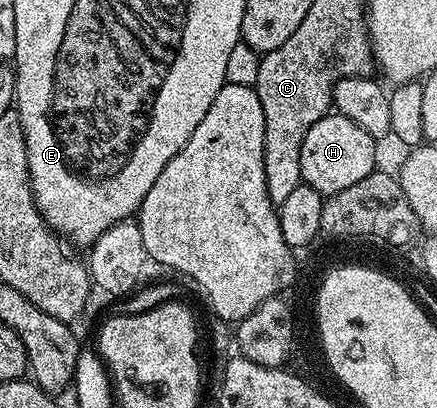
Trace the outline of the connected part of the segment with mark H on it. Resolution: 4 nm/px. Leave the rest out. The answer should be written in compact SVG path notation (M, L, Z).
M338 114L323 116L305 134L305 142L301 142L301 174L303 183L313 186L313 190L322 192L324 197L334 192L349 190L361 178L376 171L375 148L377 142L357 122L349 122L349 118Z

